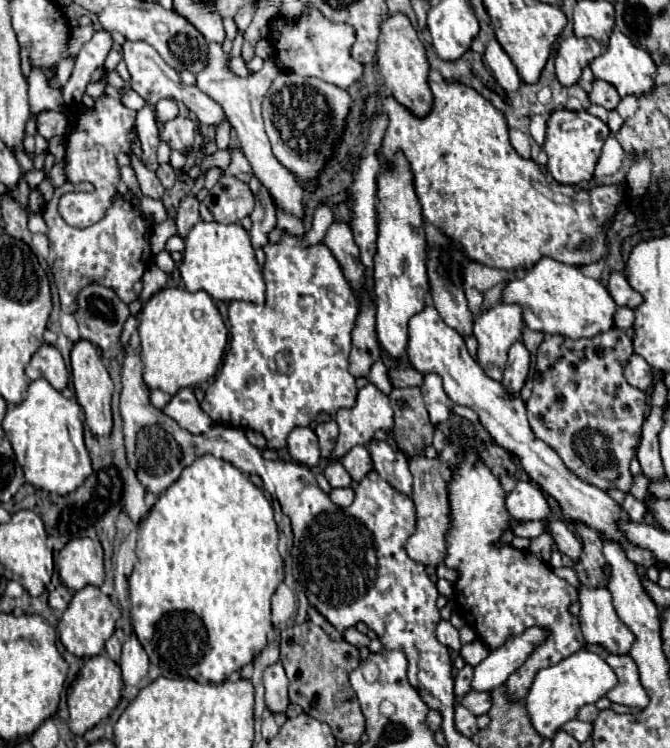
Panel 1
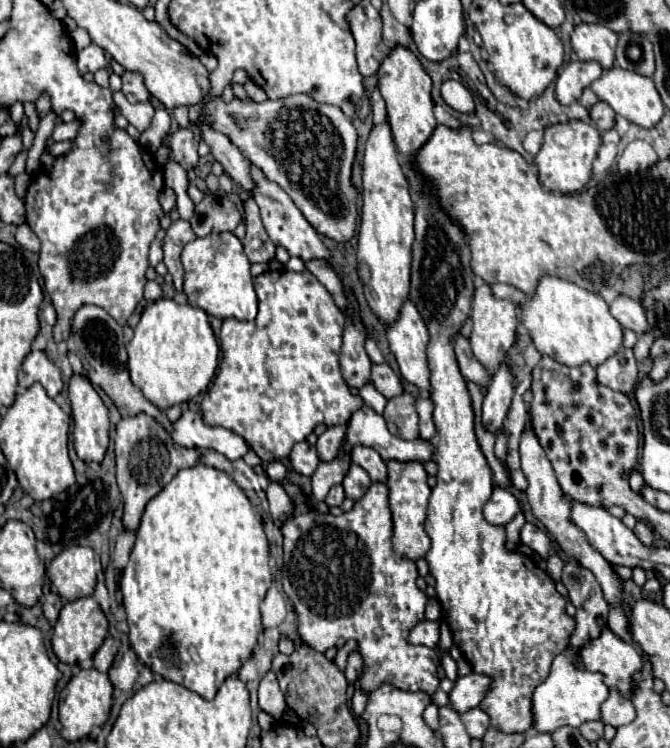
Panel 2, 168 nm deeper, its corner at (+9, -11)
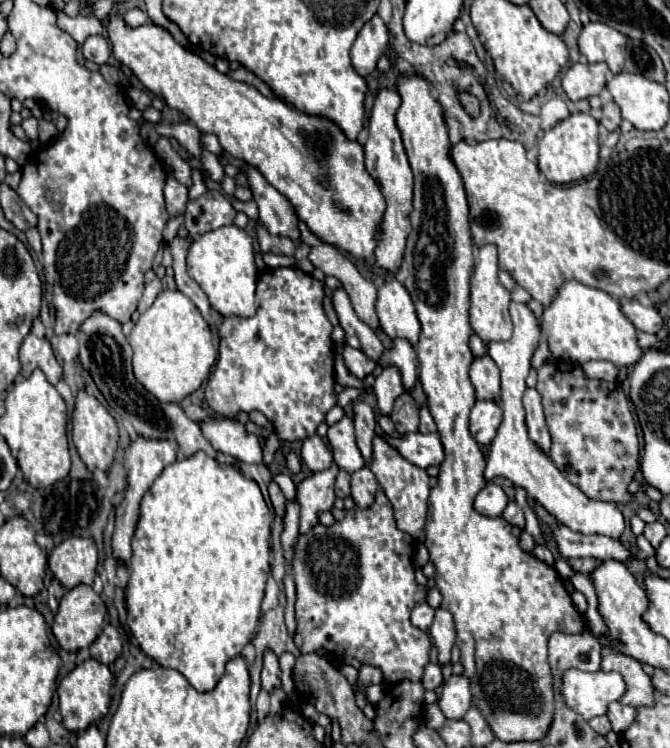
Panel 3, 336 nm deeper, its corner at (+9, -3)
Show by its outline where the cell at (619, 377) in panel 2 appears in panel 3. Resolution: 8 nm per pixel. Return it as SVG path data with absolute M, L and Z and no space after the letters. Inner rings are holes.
M586 361L580 365L584 375L588 379L600 379L600 381L616 381L618 379L618 367L612 367L612 363L604 361Z

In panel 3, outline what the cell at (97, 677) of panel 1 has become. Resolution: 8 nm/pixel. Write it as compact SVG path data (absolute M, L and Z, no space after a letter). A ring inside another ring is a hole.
M88 659L84 663L80 663L74 671L70 671L58 685L58 697L60 697L60 715L62 715L62 723L66 729L70 731L84 731L90 723L98 721L100 717L104 717L108 713L108 705L110 705L110 687L112 687L112 673L110 669L96 661L96 659Z

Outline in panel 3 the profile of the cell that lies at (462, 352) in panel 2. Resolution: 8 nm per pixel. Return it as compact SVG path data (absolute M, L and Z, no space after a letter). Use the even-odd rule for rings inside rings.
M488 355L472 361L470 381L478 399L488 399L494 403L500 401L500 371L496 371L496 365Z

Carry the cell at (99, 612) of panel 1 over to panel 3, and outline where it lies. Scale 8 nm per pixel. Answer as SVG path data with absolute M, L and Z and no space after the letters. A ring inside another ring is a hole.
M78 585L66 591L56 613L52 633L60 647L78 651L88 647L100 635L106 619L106 605L88 585Z

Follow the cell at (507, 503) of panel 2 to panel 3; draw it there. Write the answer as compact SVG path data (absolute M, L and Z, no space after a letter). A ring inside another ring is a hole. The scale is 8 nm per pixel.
M486 483L486 487L476 495L474 509L486 517L498 517L508 503L506 493L496 483Z

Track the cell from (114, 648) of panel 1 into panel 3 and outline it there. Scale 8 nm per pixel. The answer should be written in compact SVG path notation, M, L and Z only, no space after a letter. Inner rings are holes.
M106 625L104 631L100 633L100 637L90 645L90 655L100 663L110 665L120 657L120 653L122 653L120 633L116 631L116 627Z

